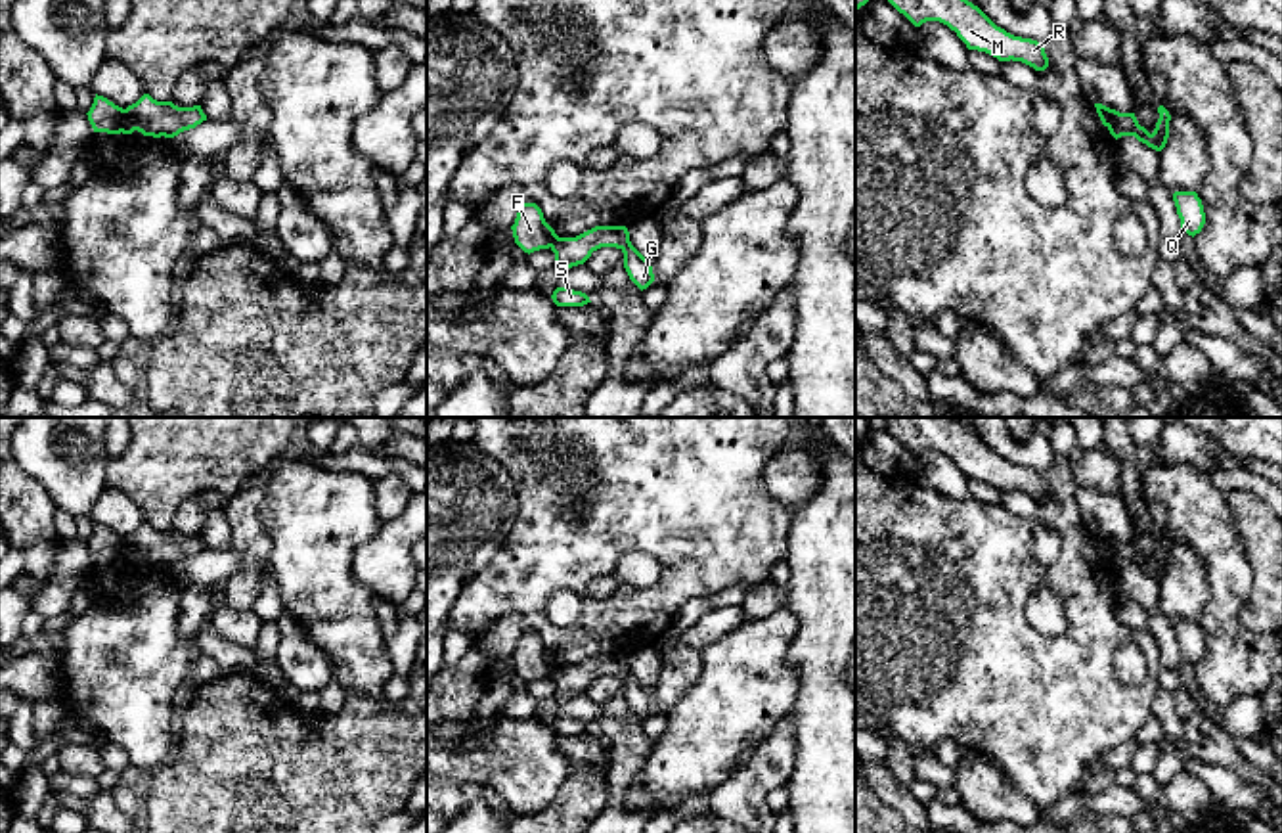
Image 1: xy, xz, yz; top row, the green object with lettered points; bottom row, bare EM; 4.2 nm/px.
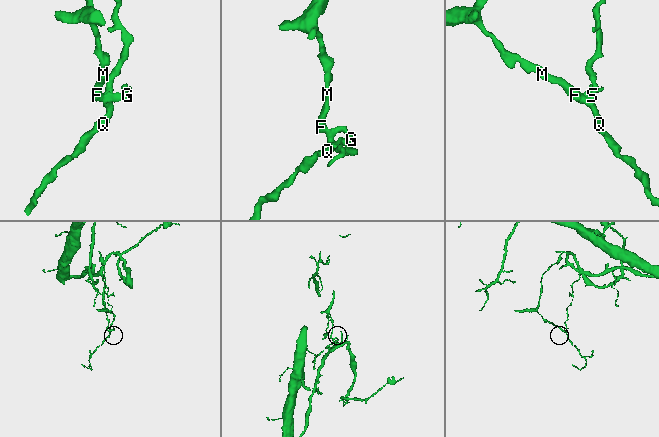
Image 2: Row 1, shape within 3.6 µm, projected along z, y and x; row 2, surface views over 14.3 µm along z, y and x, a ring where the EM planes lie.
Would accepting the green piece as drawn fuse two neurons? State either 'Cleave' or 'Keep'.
Cleave

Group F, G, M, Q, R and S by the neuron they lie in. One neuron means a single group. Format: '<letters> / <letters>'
F M R / G Q S

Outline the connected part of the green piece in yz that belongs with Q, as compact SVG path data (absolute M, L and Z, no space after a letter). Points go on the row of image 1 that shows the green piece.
M1175 191L1173 201L1177 207L1177 214L1181 218L1181 228L1188 236L1196 236L1202 232L1205 224L1205 213L1202 199L1198 197L1196 191Z

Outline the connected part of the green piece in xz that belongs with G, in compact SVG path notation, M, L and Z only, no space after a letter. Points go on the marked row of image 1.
M595 226L576 237L557 237L551 245L555 268L561 272L584 264L601 247L616 247L624 253L624 268L641 291L654 281L651 262L631 245L626 226Z

